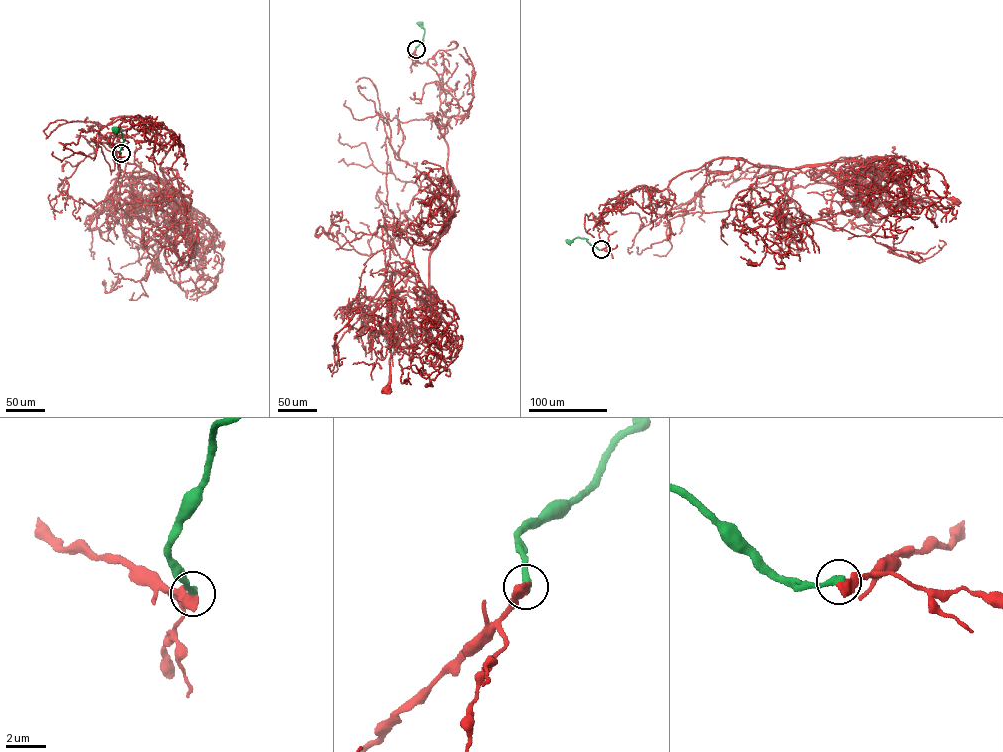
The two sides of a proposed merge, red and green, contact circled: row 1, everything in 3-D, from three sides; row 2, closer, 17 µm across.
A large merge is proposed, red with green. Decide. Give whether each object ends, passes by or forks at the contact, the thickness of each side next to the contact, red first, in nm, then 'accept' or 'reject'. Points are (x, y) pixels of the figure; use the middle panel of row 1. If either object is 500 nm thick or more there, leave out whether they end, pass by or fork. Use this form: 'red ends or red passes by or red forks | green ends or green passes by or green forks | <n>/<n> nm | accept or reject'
550/400 nm | reject

